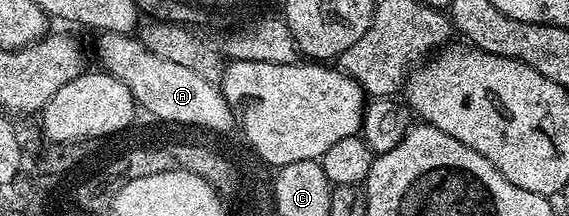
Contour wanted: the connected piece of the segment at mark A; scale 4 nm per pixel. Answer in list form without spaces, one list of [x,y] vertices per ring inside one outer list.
[[[112,31],[100,34],[99,59],[102,70],[121,80],[131,90],[136,104],[159,119],[168,119],[171,123],[192,123],[195,127],[208,127],[211,131],[227,131],[236,126],[235,112],[225,101],[222,90],[216,84],[189,73],[173,61],[149,53],[138,38],[131,35],[118,35]]]

